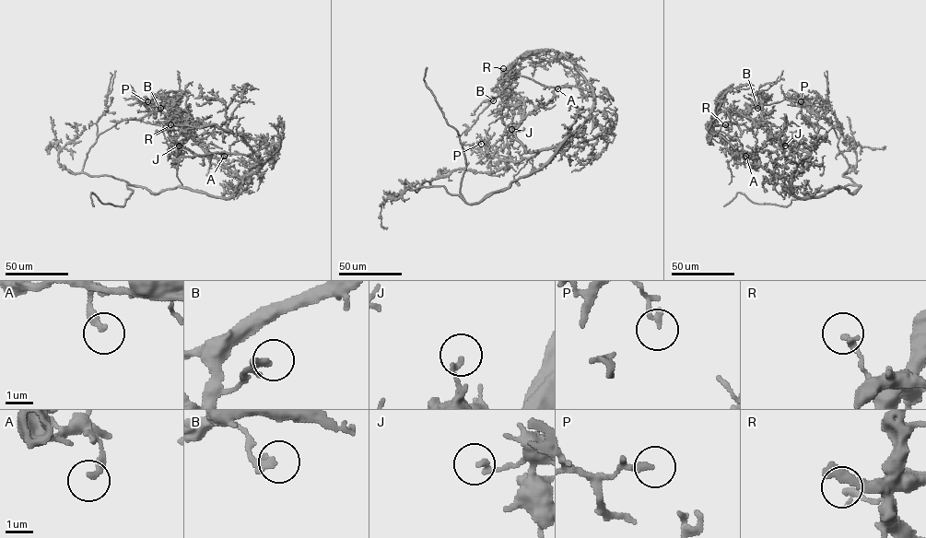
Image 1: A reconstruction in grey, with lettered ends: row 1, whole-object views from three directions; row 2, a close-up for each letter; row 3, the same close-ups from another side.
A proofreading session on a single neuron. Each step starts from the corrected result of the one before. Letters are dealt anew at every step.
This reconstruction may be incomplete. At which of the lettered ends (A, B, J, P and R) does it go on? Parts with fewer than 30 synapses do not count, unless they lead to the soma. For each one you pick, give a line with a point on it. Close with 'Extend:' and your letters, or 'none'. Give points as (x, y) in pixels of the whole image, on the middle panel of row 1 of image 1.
Extend: none

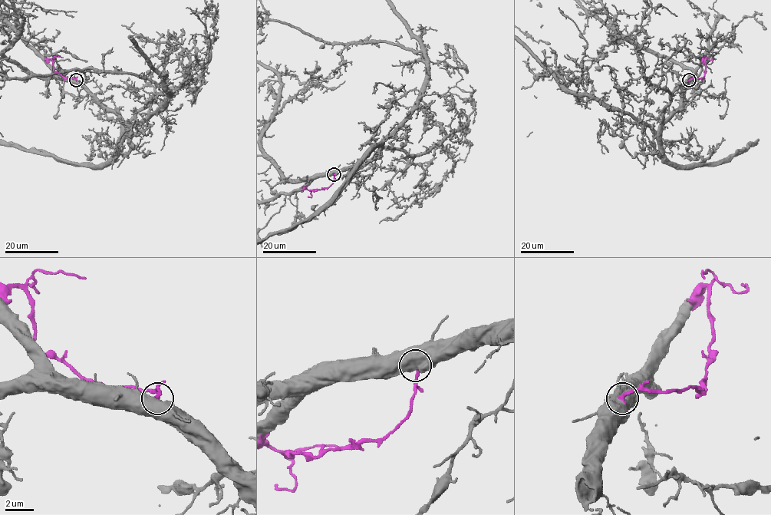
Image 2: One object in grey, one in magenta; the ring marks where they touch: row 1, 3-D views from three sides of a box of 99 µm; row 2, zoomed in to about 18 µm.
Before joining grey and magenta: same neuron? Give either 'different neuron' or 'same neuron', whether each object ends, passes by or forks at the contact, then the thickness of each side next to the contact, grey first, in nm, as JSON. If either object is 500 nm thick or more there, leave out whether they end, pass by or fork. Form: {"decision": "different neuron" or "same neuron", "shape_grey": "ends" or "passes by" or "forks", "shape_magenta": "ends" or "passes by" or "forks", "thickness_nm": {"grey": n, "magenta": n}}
{"decision": "different neuron", "thickness_nm": {"grey": 750, "magenta": 280}}

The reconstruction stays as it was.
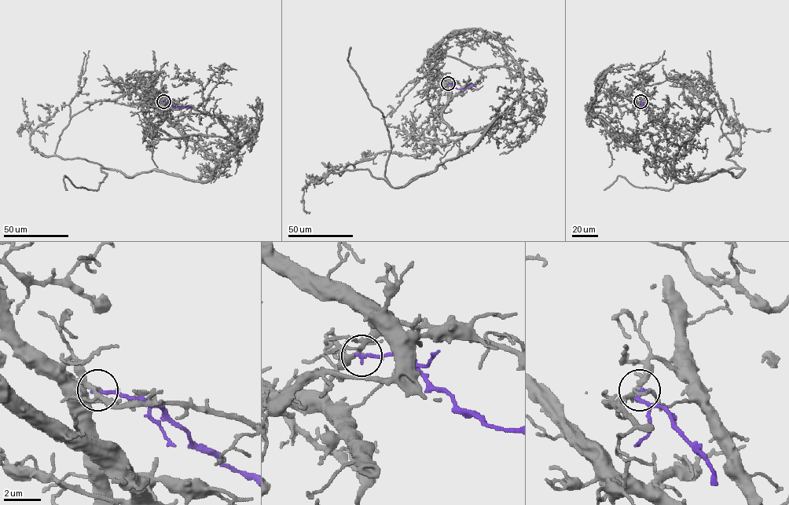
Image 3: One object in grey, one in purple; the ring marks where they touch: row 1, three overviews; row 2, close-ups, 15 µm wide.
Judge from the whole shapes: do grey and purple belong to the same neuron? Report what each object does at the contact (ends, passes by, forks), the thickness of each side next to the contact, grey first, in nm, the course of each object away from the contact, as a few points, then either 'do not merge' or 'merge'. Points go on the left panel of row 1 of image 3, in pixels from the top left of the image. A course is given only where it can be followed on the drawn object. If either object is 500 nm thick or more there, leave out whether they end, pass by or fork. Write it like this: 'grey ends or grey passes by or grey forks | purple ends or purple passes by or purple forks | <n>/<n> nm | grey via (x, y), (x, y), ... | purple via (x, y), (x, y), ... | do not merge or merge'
grey forks | purple ends | 200/200 nm | grey via (163, 101), (158, 127), (212, 155), (208, 180), (102, 168), (97, 190), (65, 176), (66, 190) | purple via (163, 101), (173, 106), (192, 108) | do not merge

